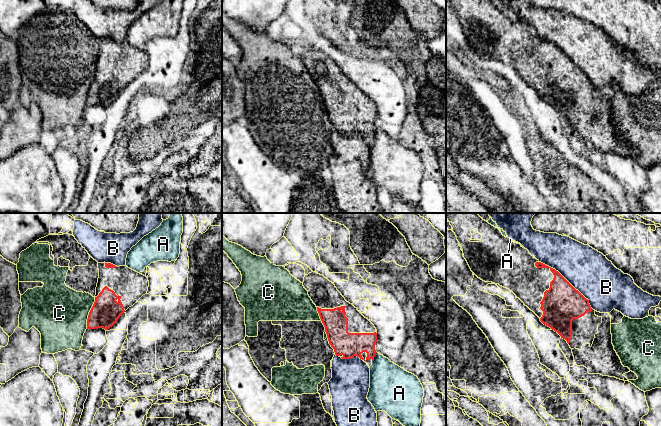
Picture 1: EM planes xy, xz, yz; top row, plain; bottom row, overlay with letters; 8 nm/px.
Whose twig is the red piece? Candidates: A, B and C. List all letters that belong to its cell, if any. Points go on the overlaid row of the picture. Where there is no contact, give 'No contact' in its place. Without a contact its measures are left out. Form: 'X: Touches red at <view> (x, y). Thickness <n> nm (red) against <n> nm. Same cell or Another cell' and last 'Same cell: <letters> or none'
A: Touches red at xz (374, 356). Thickness 190 nm (red) against 320 nm. Another cell
B: Touches red at yz (567, 281). Thickness 320 nm (red) against 360 nm. Another cell
C: Touches red at xy (89, 313). Thickness 240 nm (red) against 440 nm. Another cell
Same cell: none

